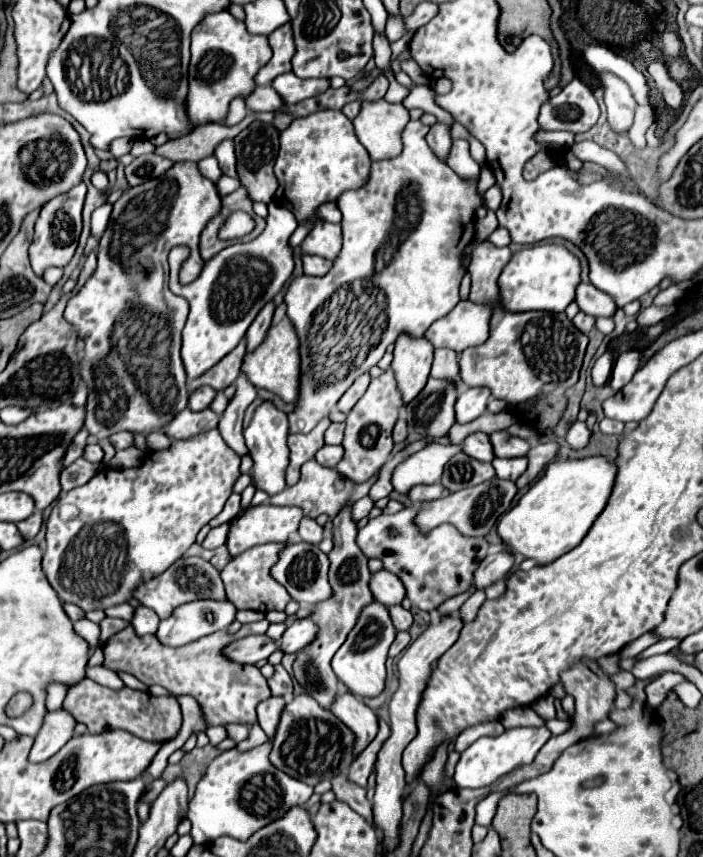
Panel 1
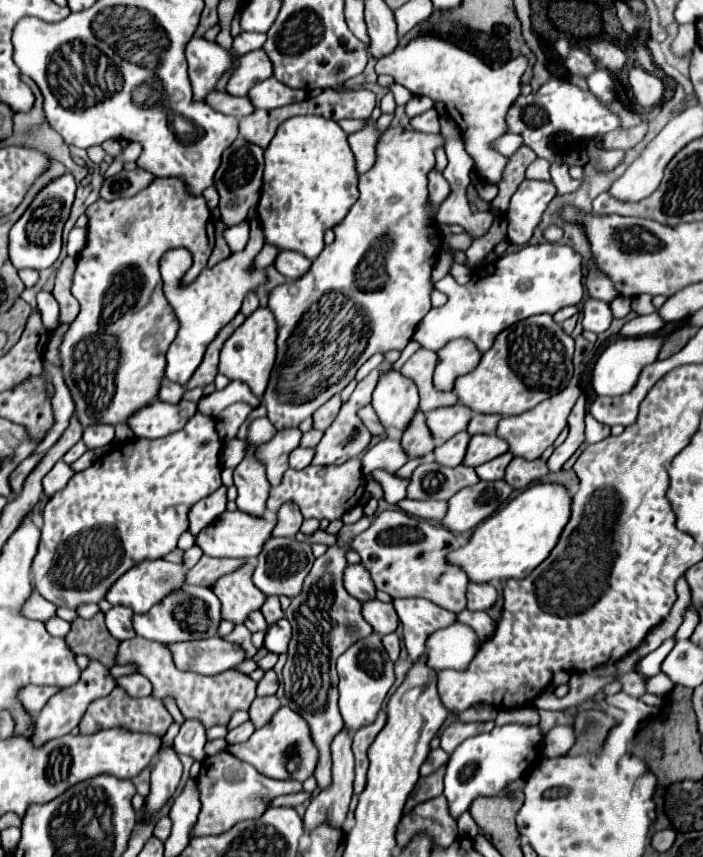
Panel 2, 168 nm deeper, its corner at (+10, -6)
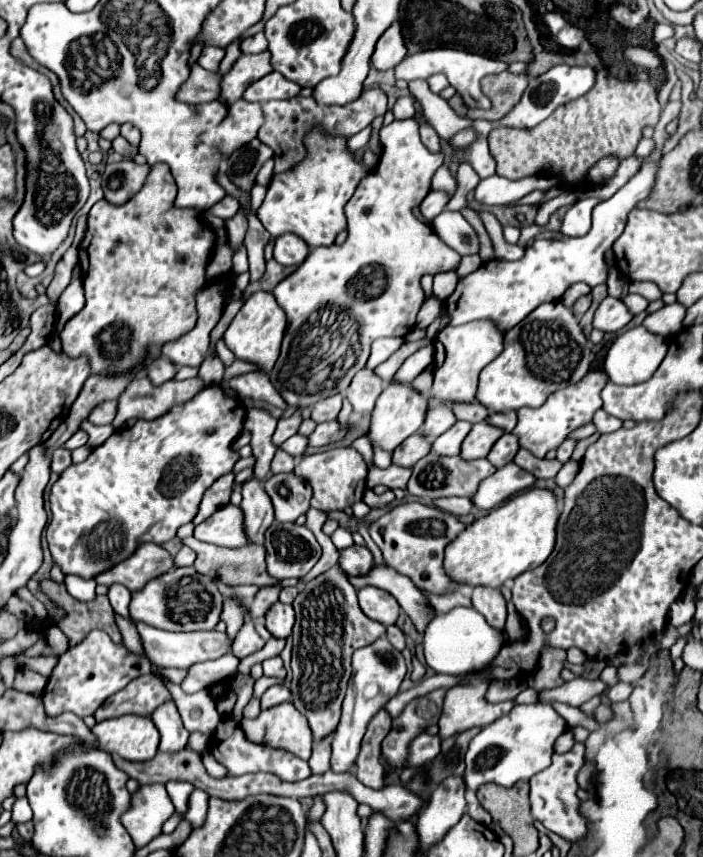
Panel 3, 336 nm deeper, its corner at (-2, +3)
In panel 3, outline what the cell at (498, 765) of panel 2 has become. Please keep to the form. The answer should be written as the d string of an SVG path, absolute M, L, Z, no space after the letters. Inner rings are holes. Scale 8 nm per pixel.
M547 703L515 705L505 717L499 717L473 737L465 755L467 769L463 781L467 789L477 791L485 783L513 787L517 781L529 781L535 773L549 767L553 743L565 729L565 719Z

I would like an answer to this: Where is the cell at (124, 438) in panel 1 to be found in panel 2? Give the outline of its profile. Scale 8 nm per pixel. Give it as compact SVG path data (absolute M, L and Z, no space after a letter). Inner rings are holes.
M87 426L83 432L83 442L87 444L87 448L101 448L113 442L115 430L113 426Z

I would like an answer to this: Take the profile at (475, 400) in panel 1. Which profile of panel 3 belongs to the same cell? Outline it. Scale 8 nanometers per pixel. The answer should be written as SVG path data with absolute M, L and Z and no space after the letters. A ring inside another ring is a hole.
M437 405L433 409L427 411L427 417L425 417L425 425L421 427L421 433L435 441L439 435L443 435L447 429L451 429L453 425L457 423L457 417L453 415L451 407L449 405Z

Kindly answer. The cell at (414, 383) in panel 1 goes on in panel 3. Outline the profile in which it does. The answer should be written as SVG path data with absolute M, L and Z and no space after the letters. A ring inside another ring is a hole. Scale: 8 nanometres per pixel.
M393 381L389 383L383 393L377 399L377 405L373 409L373 417L371 417L371 431L369 431L369 439L373 445L379 445L387 451L393 451L397 445L401 445L409 435L417 433L425 421L425 413L427 413L427 397L419 391L415 391L409 383L399 383Z

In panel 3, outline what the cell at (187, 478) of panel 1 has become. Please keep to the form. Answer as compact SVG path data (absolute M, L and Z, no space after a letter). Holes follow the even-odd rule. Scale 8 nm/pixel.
M205 387L197 397L195 401L189 401L185 405L179 405L177 409L171 409L165 417L159 417L157 421L137 421L133 427L129 429L119 429L115 431L103 445L95 447L89 455L87 461L79 463L79 465L71 465L65 473L61 473L61 477L53 483L51 487L51 495L49 495L49 503L51 503L51 513L53 513L53 519L47 527L47 543L49 543L49 551L53 555L53 561L55 565L61 567L63 575L77 575L81 579L95 579L97 575L113 569L115 565L119 565L121 561L129 559L137 547L141 543L157 543L157 545L163 545L167 541L171 541L175 535L177 535L177 529L185 523L189 523L195 515L197 515L197 507L201 503L201 497L203 493L225 473L229 473L235 465L235 461L239 459L239 453L233 451L233 441L239 437L241 429L243 429L243 417L245 417L247 409L243 405L243 401L237 401L233 397L225 397L223 389L221 387Z

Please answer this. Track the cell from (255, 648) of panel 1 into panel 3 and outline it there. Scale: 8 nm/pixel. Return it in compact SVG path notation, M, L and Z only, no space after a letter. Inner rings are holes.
M137 623L137 631L143 639L145 653L149 661L155 667L179 667L179 669L189 669L195 663L203 663L209 659L219 659L231 651L231 639L227 633L219 631L193 631L193 633L173 633L173 631L163 631L155 629L145 623Z

